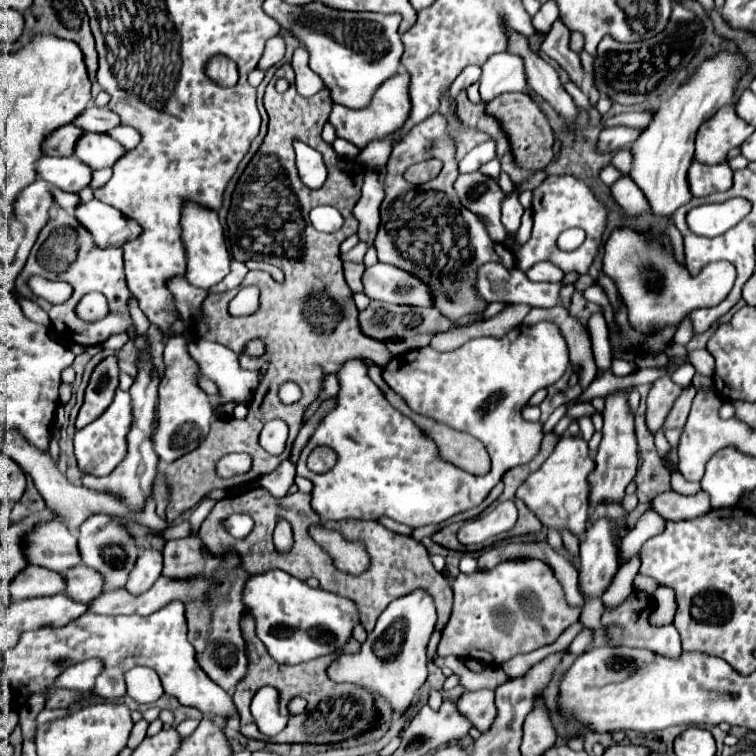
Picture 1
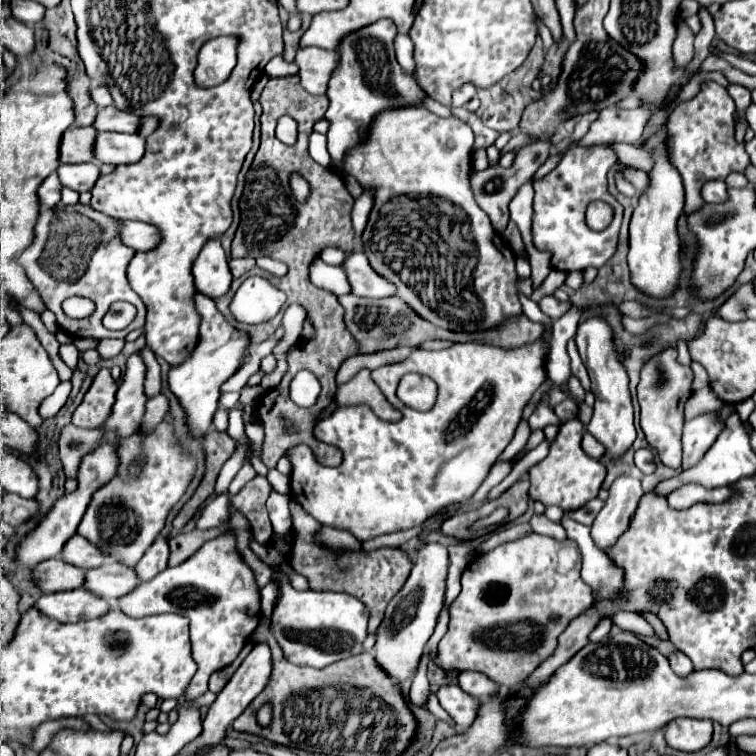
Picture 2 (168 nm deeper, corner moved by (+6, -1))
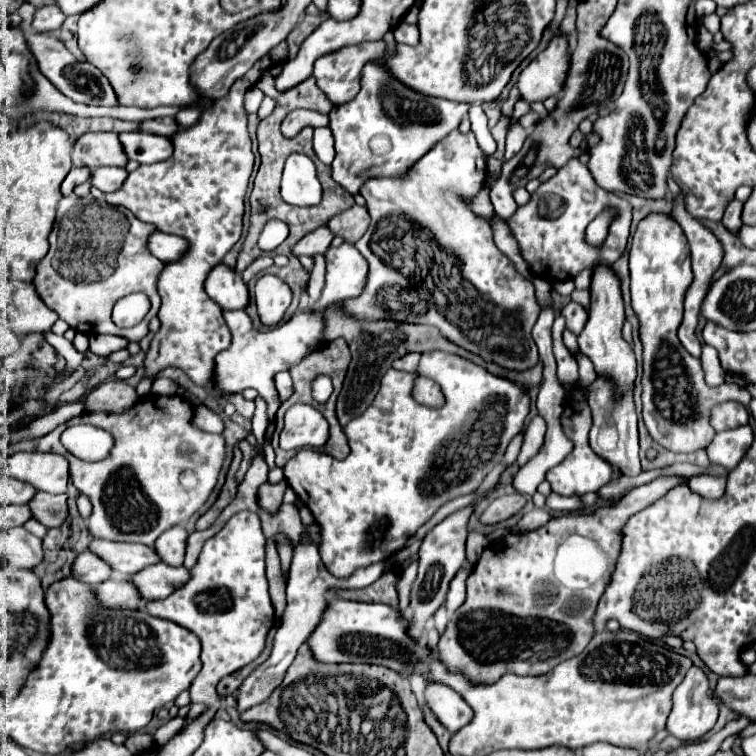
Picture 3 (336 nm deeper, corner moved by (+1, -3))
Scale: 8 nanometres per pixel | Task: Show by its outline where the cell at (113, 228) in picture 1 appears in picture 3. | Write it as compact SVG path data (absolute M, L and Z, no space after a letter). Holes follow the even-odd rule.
M154 231L148 237L148 251L158 257L164 263L170 263L174 259L178 259L182 255L182 251L186 251L186 241L178 235L168 235L162 231Z

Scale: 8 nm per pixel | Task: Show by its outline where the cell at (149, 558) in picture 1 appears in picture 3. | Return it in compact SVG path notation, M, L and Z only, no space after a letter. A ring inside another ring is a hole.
M180 525L166 531L154 545L160 561L170 567L180 567L182 559L184 559L184 549L186 549L186 537L188 537L188 533Z

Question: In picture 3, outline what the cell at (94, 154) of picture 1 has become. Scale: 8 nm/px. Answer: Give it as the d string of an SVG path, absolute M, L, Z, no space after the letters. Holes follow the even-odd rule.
M140 131L120 133L118 137L120 137L126 157L132 161L138 161L140 165L146 165L146 163L150 165L150 163L158 163L162 159L168 159L170 151L172 151L168 137L140 133Z

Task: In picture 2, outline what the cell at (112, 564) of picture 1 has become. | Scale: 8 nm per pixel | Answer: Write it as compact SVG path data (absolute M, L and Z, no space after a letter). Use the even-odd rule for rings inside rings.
M73 423L65 425L59 435L59 459L63 463L63 471L67 479L77 479L77 469L81 459L91 453L95 447L103 443L115 443L115 451L119 457L117 475L97 489L91 497L91 503L79 523L77 533L93 541L101 551L109 553L123 565L137 565L145 549L155 541L155 537L163 531L165 521L173 505L183 497L187 487L193 481L197 461L187 449L175 439L173 427L169 423L159 423L153 431L143 433L135 431L129 437L119 437L109 429L77 429ZM73 439L79 439L79 447L73 447ZM137 459L145 459L139 475L129 479L129 467Z

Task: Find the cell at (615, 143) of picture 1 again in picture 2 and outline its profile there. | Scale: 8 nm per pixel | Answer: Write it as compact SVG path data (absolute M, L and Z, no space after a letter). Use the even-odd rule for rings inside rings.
M599 145L599 147L571 147L559 161L559 165L545 175L541 181L535 181L535 201L533 201L533 225L531 225L531 233L533 233L533 245L539 251L549 251L551 253L551 265L557 271L583 271L587 267L601 267L605 265L615 249L617 249L617 241L619 241L619 229L621 229L621 221L623 221L623 207L621 203L609 195L607 191L607 171L617 163L617 155L613 153L613 149L609 145ZM591 201L607 201L613 205L615 209L615 217L611 221L611 225L605 231L591 231L585 223L585 209Z

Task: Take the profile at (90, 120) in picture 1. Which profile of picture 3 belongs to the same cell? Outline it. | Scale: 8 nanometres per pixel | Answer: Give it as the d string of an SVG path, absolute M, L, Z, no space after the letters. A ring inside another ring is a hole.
M158 117L158 119L144 119L140 121L140 131L144 133L156 133L156 135L164 135L170 137L178 131L178 125L172 117Z

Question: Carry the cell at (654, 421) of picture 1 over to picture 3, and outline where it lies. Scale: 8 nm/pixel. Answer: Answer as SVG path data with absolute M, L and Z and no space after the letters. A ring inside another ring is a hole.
M650 213L638 223L630 247L630 279L632 309L640 319L640 339L644 345L642 415L646 429L658 445L672 453L704 449L714 437L714 429L710 427L710 409L716 403L730 399L748 405L752 397L736 383L706 387L700 359L694 359L676 337L684 313L684 295L692 283L692 267L684 231L670 215Z

